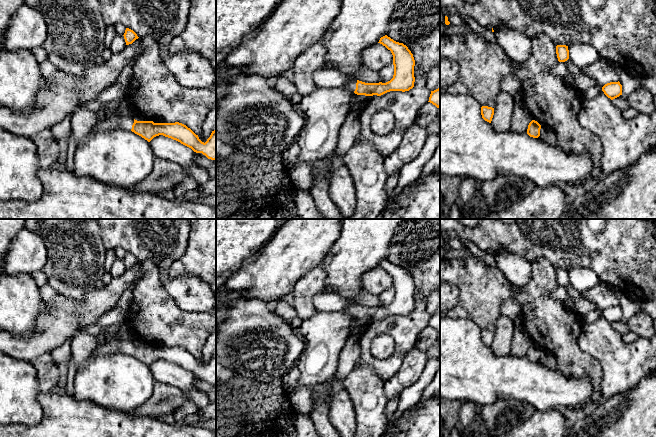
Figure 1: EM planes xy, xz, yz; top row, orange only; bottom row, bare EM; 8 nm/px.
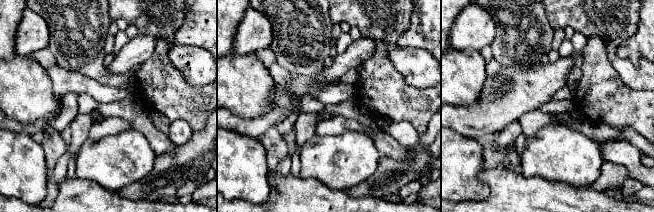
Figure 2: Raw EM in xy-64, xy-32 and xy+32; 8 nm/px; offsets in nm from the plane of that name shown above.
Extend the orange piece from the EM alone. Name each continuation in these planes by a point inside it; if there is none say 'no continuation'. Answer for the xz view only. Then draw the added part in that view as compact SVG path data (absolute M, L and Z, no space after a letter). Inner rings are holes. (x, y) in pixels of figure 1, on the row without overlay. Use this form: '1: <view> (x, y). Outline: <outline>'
1: xz (323, 301). Outline: M321 291L313 296L313 304L319 311L336 312L346 311L355 315L357 305L349 303L346 299L336 293Z

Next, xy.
1: xy (108, 346). Outline: M105 338L94 352L101 355L111 355L114 353L131 354L133 347L134 343L127 340Z

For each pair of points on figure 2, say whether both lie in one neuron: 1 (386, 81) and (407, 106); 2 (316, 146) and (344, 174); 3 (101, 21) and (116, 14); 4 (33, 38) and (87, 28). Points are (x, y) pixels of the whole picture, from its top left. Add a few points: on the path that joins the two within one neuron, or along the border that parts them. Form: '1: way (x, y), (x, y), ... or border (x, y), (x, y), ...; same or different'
1: way (388, 87), (401, 100); same
2: way (323, 153), (337, 167); same
3: border (108, 10), (108, 16), (111, 21); different
4: border (38, 14), (44, 20), (49, 30), (48, 47); different

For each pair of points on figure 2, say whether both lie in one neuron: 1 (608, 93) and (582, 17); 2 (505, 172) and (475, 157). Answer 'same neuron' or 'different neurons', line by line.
1: different neurons
2: different neurons

